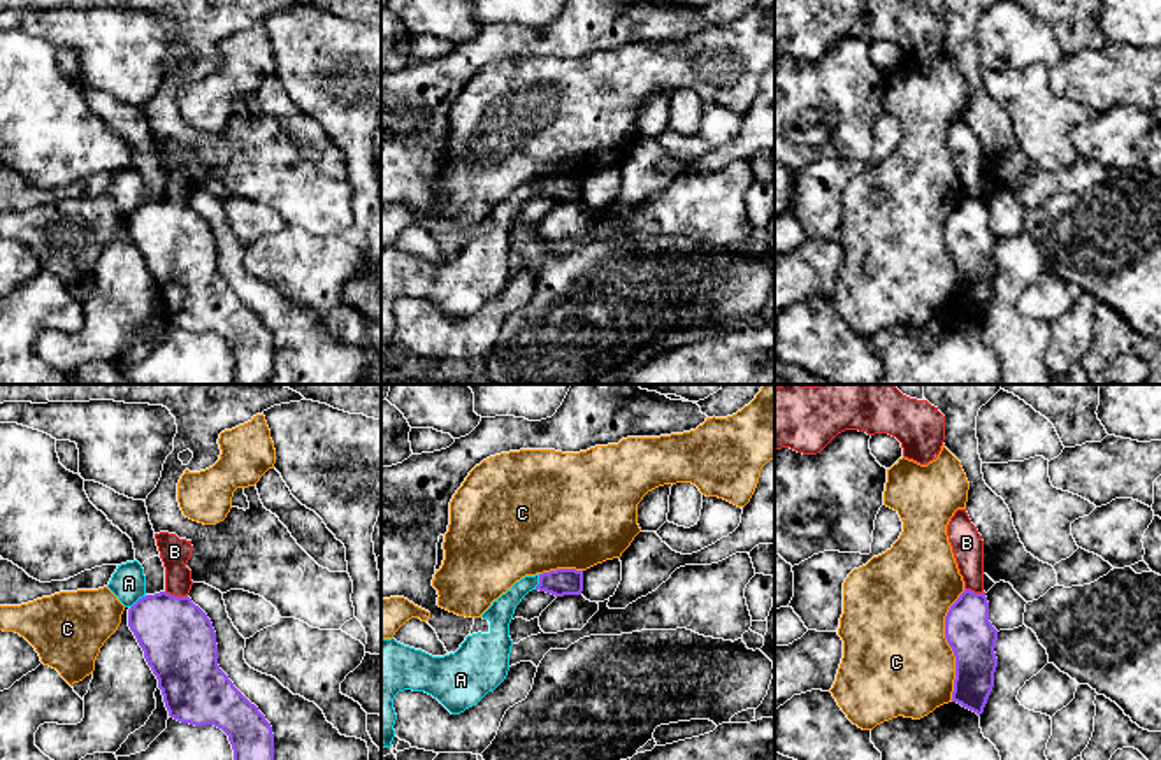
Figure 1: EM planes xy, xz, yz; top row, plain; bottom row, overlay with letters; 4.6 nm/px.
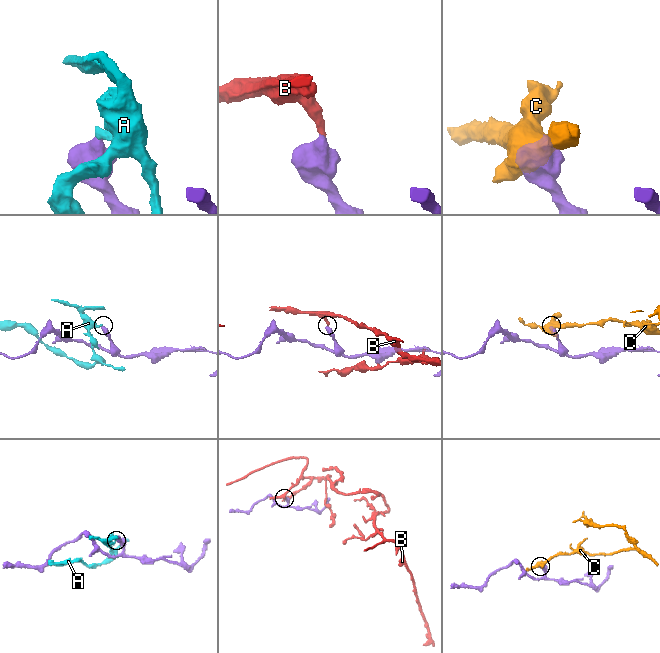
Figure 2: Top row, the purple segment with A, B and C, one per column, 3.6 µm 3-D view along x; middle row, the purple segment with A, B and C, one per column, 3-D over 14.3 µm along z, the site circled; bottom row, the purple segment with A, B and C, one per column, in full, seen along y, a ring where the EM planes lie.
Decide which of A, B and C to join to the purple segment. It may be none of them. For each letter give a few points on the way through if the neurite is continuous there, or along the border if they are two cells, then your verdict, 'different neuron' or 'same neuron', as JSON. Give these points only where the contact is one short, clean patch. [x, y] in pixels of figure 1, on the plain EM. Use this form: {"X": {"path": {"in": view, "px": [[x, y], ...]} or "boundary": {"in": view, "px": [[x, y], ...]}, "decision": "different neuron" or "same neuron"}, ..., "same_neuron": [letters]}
{"A": {"boundary": {"in": "xy", "px": [[146, 202], [130, 215]]}, "decision": "different neuron"}, "B": {"boundary": {"in": "xy", "px": [[165, 197], [187, 204]]}, "decision": "different neuron"}, "C": {"decision": "different neuron"}, "same_neuron": []}

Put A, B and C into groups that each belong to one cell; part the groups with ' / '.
A / B / C

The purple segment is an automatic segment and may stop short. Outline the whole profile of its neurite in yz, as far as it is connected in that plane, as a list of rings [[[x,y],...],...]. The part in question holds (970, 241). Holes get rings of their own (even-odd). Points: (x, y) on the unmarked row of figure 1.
[[[966,197],[945,223],[945,246],[955,263],[952,309],[984,319],[994,293],[998,237],[989,228],[985,200]]]

